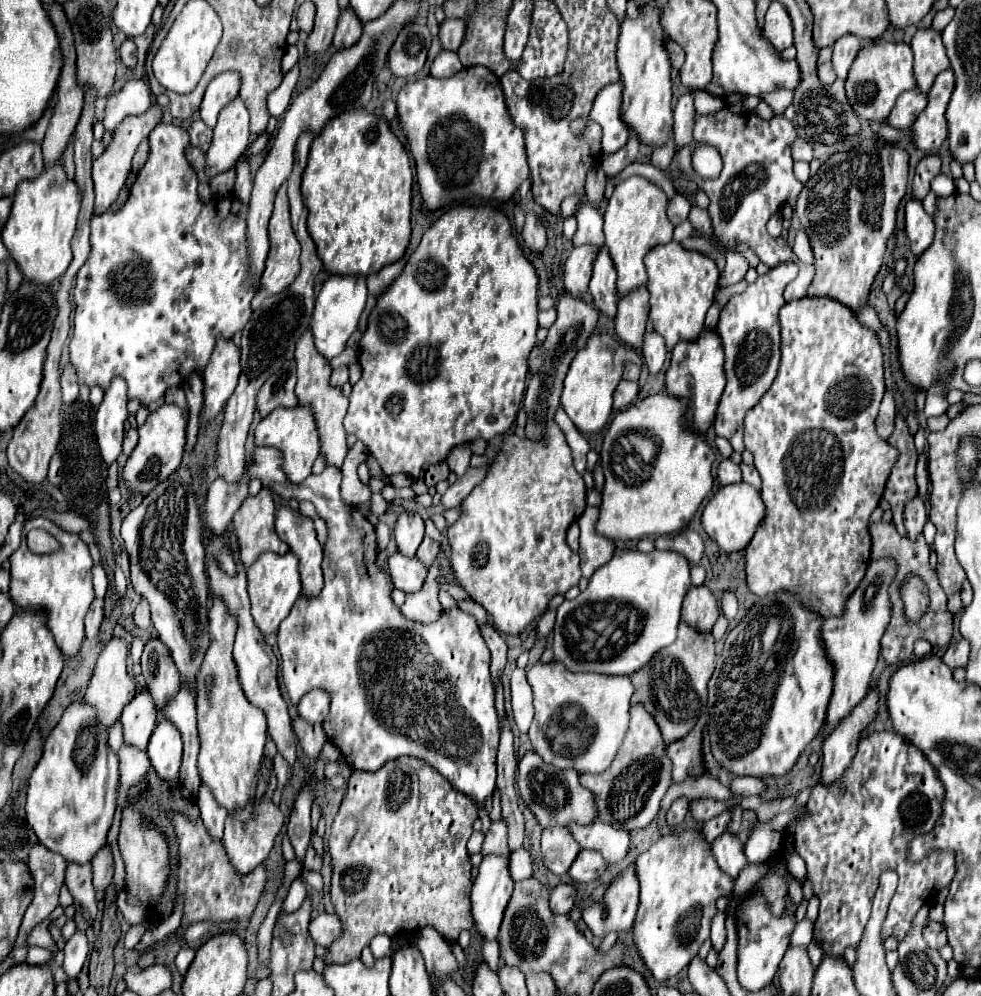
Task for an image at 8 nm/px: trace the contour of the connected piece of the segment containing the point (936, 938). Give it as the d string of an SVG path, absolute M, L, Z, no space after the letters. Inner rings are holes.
M929 920L923 930L923 936L925 936L925 942L929 944L929 948L933 948L933 950L939 950L941 946L947 944L947 932L945 932L943 924L939 924L939 922Z

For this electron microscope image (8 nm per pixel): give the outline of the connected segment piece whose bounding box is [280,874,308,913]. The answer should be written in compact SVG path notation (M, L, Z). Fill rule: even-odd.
M299 874L299 876L291 883L280 913L291 913L296 911L305 900L307 894L307 886L302 880L302 874Z

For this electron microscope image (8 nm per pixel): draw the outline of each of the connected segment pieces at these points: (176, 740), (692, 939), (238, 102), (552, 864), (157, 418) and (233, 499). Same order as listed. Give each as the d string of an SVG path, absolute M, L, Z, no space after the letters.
M161 720L155 726L147 744L149 762L159 778L163 780L177 778L181 766L181 752L183 752L183 742L179 730L175 730L171 722Z
M691 828L661 836L645 854L635 860L635 876L641 886L641 904L633 924L637 950L655 978L671 978L689 964L699 946L709 938L709 924L717 912L715 902L719 896L731 894L733 880L719 870L711 854L711 846L705 842L703 834Z
M235 98L219 112L213 140L207 150L207 172L217 176L229 170L249 144L249 112L241 98Z
M545 828L541 838L543 864L553 874L565 874L573 860L577 858L581 846L571 838L567 828Z
M177 404L159 406L149 414L145 424L137 428L139 442L123 468L123 476L131 484L133 492L149 494L159 482L169 478L179 468L183 448L185 448L185 428L187 428L187 418Z
M245 466L243 478L239 482L227 482L225 478L217 478L209 490L207 490L207 502L205 502L205 524L213 532L223 532L229 528L235 510L243 504L247 498L247 486L249 486L249 470Z

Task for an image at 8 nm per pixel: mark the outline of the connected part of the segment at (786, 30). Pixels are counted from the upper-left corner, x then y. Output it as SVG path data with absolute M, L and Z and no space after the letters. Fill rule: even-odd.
M771 2L767 14L765 14L765 26L763 36L773 44L775 50L783 52L793 44L793 26L787 10L779 2Z

